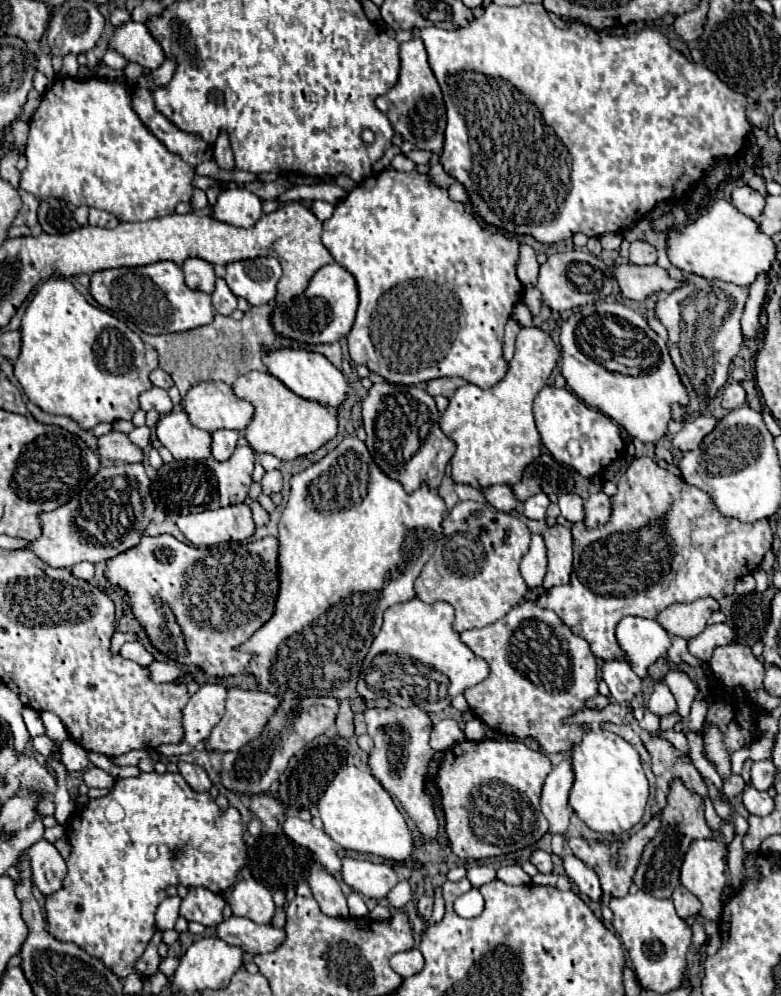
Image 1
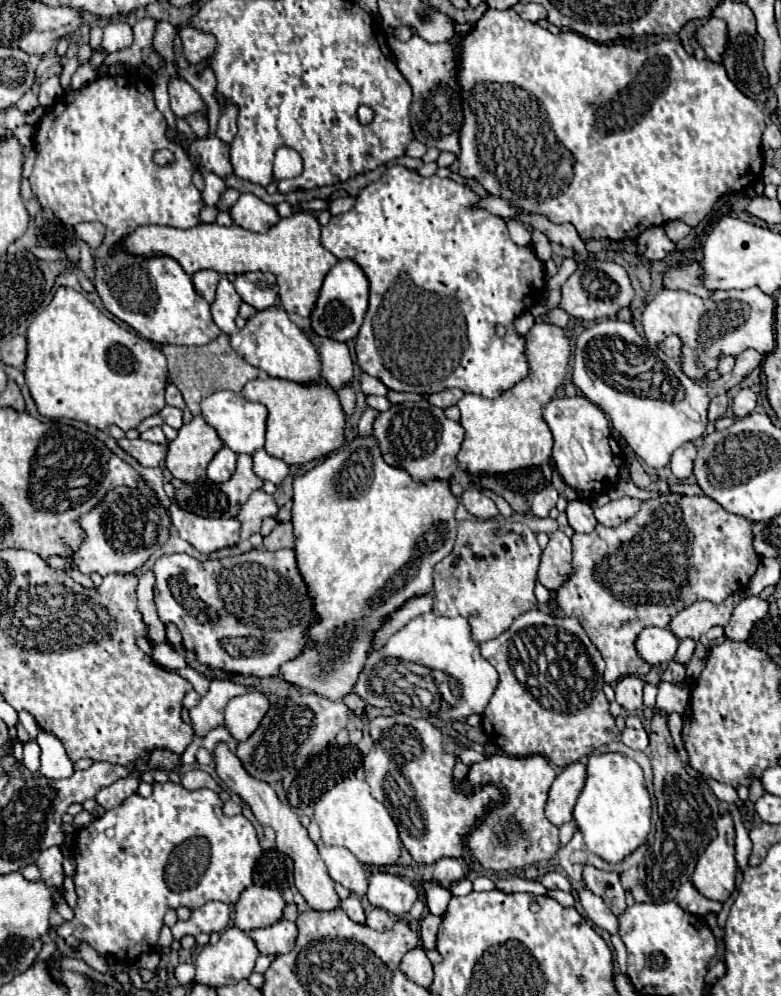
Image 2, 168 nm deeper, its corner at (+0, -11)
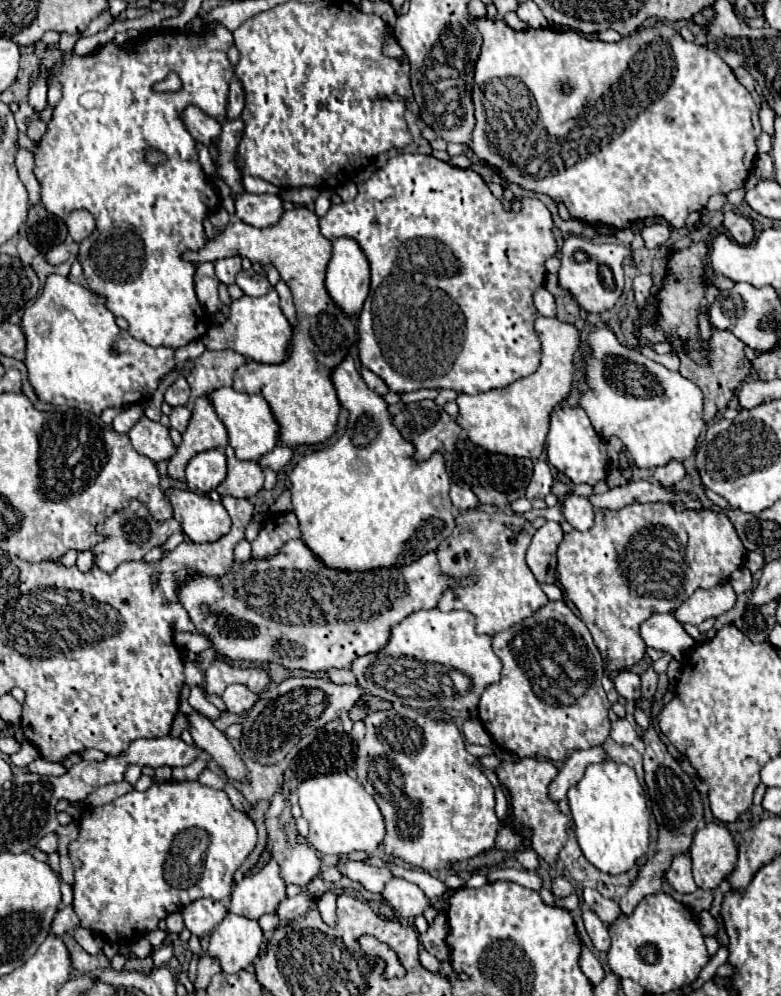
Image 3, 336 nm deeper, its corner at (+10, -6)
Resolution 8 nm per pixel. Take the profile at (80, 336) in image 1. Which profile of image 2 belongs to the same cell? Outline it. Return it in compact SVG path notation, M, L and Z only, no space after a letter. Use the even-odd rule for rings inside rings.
M59 287L53 301L31 321L27 329L27 343L29 351L25 379L43 417L69 417L97 429L119 425L123 431L127 431L165 407L165 355L103 315L89 299L71 287Z

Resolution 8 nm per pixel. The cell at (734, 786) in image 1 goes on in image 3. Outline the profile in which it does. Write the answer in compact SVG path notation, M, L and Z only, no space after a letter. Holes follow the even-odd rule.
M709 822L695 834L689 848L693 880L701 890L715 890L737 864L737 846L725 824Z

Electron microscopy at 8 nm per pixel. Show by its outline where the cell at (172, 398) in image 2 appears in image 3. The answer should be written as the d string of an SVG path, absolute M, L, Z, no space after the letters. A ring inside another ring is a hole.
M179 376L167 390L165 390L165 402L169 406L183 406L189 398L189 384L183 376Z

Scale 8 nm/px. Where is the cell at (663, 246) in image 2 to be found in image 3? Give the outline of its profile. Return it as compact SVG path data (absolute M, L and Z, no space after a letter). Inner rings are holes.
M651 224L651 226L641 228L641 238L645 242L645 248L649 248L649 250L663 246L669 240L669 236L671 236L671 232L669 232L667 224Z

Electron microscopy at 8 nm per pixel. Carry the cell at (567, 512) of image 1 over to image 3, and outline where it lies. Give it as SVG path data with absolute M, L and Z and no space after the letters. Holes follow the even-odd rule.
M567 494L563 502L563 516L575 530L589 530L593 526L593 506L589 498Z

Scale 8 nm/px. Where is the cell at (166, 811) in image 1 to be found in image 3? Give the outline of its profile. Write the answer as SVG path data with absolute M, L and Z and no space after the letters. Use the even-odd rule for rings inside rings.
M155 782L151 788L143 790L143 792L137 792L137 790L131 790L119 798L115 798L113 802L109 804L103 804L99 808L87 808L81 816L81 822L79 822L79 838L75 842L69 844L69 858L73 862L73 868L75 868L75 882L73 882L73 910L75 914L79 916L81 920L81 926L91 930L95 936L99 936L101 940L105 942L111 942L111 944L133 944L137 940L139 934L147 934L151 930L157 930L157 924L161 918L167 918L169 914L173 912L179 912L183 910L187 904L199 900L199 898L213 898L213 900L225 900L231 896L231 888L233 888L233 874L235 870L245 862L245 858L253 852L257 844L257 828L253 824L253 820L243 814L243 812L237 812L227 794L223 790L215 790L215 788L209 788L201 782Z

